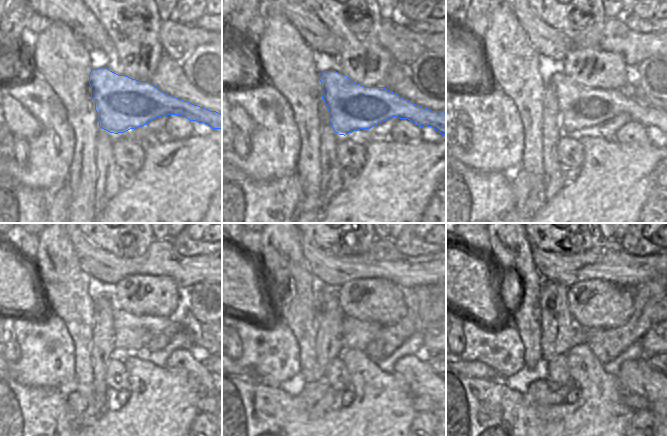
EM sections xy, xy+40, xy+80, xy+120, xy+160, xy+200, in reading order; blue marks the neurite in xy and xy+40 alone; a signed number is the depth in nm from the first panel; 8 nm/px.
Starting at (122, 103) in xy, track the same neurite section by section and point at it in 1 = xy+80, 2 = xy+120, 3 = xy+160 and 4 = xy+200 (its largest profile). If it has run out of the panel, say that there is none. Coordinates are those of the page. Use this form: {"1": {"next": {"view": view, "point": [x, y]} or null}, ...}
{"1": {"next": {"view": "xy+80", "point": [581, 108]}}, "2": {"next": {"view": "xy+120", "point": [133, 332]}}, "3": {"next": {"view": "xy+160", "point": [357, 334]}}, "4": {"next": {"view": "xy+200", "point": [581, 335]}}}

